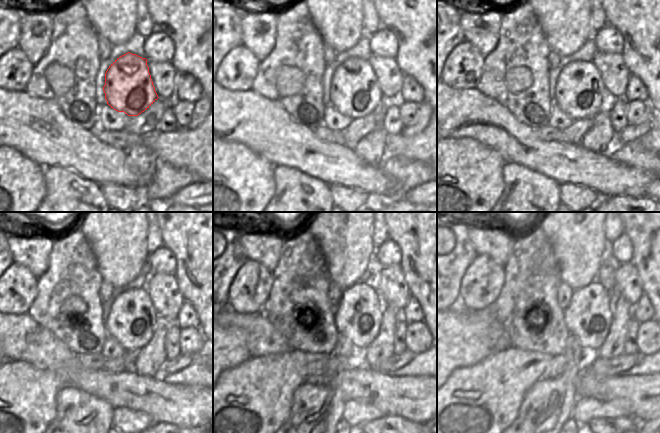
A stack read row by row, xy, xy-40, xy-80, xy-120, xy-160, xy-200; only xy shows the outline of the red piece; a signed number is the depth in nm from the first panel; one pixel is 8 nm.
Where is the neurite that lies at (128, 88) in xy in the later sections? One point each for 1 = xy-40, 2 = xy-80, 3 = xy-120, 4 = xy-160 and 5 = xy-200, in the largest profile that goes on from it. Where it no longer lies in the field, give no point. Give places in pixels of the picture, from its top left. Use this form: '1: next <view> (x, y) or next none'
1: next xy-40 (354, 92)
2: next xy-80 (580, 93)
3: next xy-120 (131, 321)
4: next xy-160 (358, 316)
5: next xy-200 (587, 317)

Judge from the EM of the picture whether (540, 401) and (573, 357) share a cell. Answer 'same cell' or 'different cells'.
same cell

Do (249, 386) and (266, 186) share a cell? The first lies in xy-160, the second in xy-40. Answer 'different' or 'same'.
same

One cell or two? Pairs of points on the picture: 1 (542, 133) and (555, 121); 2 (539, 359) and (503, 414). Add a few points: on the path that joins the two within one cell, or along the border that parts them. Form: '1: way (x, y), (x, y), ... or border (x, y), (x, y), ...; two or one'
1: border (549, 125), (561, 131); two
2: way (526, 373), (503, 396), (503, 400); one

